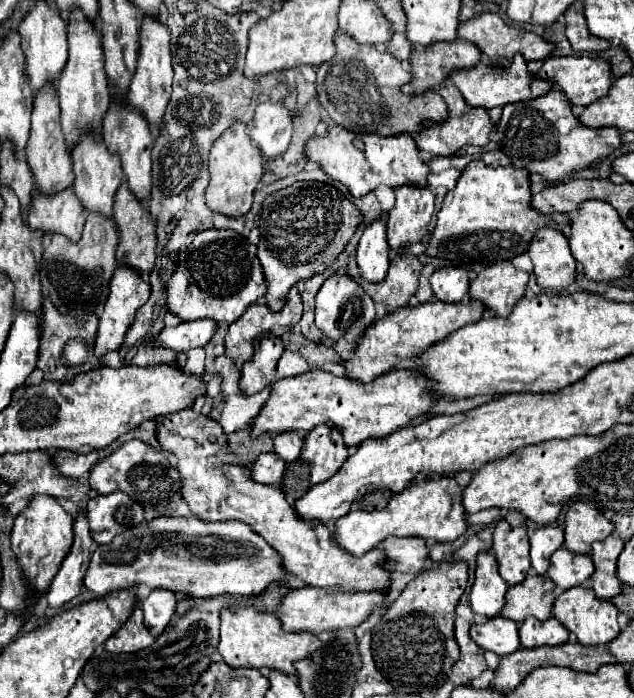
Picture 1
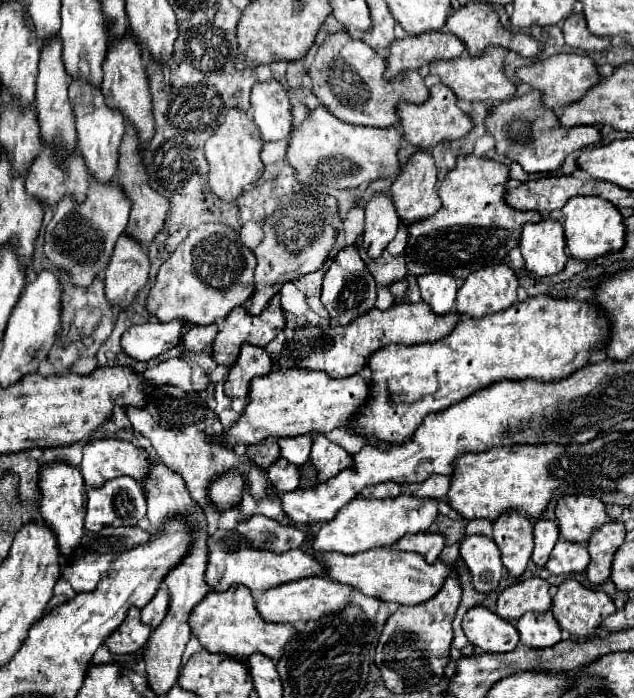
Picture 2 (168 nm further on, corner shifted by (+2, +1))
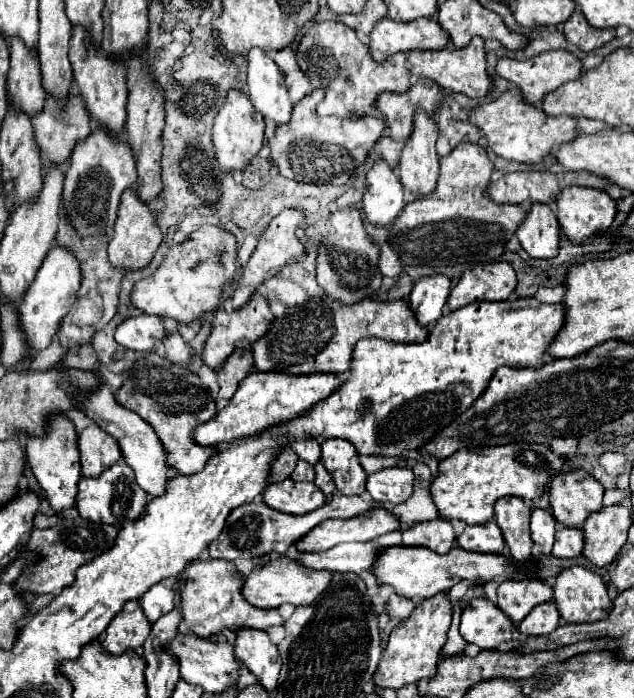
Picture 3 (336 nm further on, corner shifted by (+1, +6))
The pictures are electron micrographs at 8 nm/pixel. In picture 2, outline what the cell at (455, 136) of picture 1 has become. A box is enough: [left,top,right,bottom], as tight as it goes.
[398,84,474,150]

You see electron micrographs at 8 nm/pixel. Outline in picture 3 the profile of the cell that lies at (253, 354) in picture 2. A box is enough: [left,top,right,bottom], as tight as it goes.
[219,351,251,399]

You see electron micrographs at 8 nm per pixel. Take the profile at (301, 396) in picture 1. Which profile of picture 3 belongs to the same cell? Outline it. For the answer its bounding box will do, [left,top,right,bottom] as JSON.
[193,371,341,447]

